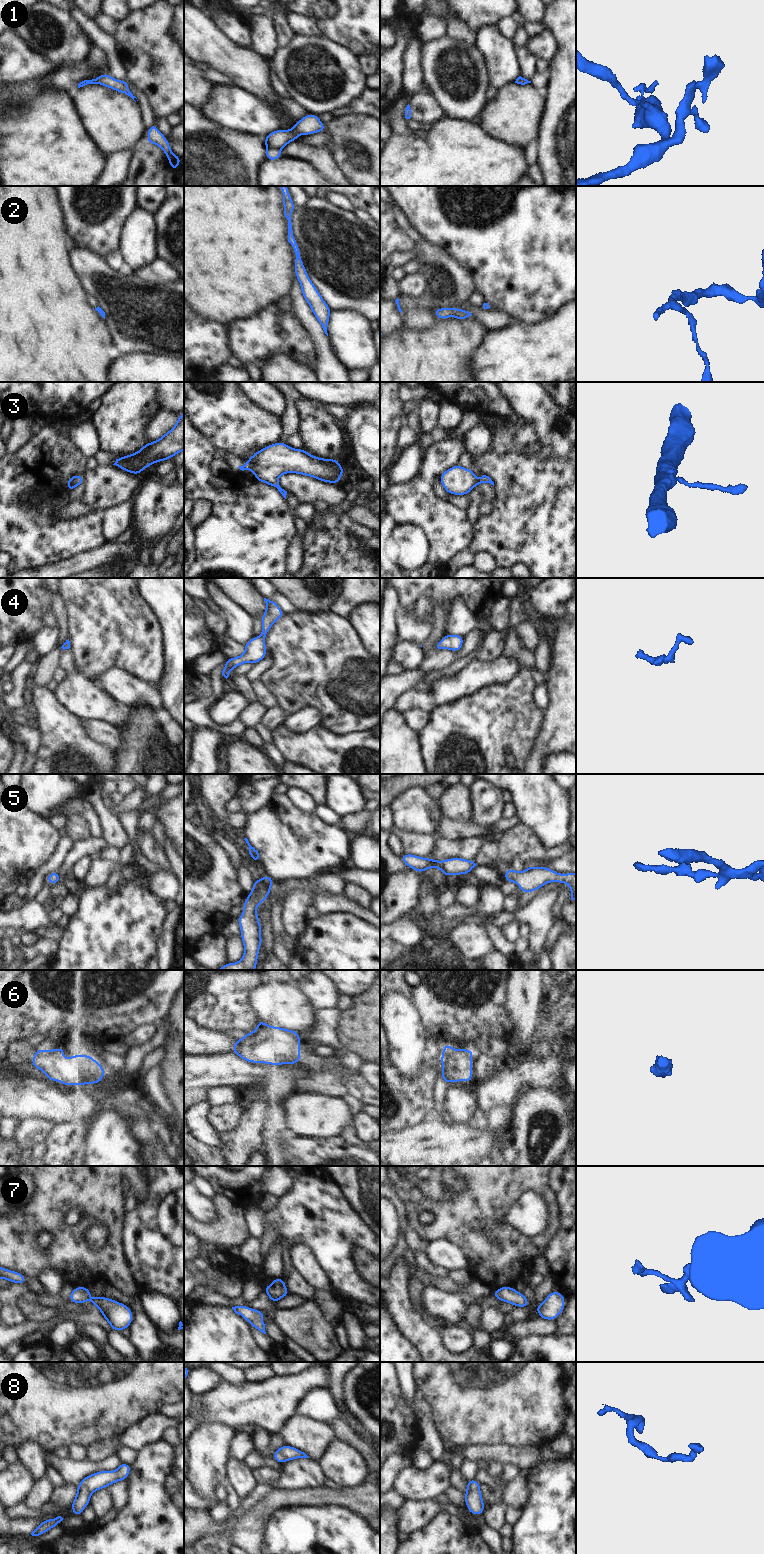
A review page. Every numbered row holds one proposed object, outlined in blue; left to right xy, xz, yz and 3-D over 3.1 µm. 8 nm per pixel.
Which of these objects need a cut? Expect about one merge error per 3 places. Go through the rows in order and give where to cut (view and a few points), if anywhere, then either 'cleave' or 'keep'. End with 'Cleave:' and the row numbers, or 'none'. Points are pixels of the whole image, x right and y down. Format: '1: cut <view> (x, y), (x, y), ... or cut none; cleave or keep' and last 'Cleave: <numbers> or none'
1: cut none; keep
2: cut none; keep
3: cut none; keep
4: cut none; keep
5: cut none; keep
6: cut none; keep
7: cut none; keep
8: cut none; keep
Cleave: none

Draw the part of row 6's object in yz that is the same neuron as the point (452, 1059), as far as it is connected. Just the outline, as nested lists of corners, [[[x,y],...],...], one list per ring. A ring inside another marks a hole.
[[[444,1044],[442,1061],[442,1079],[444,1083],[467,1081],[471,1082],[473,1068],[471,1066],[474,1051],[470,1049],[454,1049],[449,1044]]]

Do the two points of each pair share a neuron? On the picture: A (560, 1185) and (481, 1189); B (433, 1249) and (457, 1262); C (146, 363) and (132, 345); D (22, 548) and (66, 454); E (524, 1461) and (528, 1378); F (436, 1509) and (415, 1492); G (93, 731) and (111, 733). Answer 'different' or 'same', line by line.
A: different
B: same
C: different
D: same
E: different
F: different
G: same

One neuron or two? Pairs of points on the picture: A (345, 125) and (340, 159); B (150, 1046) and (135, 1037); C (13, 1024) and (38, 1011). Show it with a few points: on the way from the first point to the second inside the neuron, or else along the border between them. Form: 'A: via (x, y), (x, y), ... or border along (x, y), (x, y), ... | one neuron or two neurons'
A: via (340, 133), (337, 140), (337, 151) | one neuron
B: border along (157, 1025), (157, 1031), (150, 1039), (131, 1047) | two neurons
C: via (19, 1018), (28, 1011), (32, 1011) | one neuron

